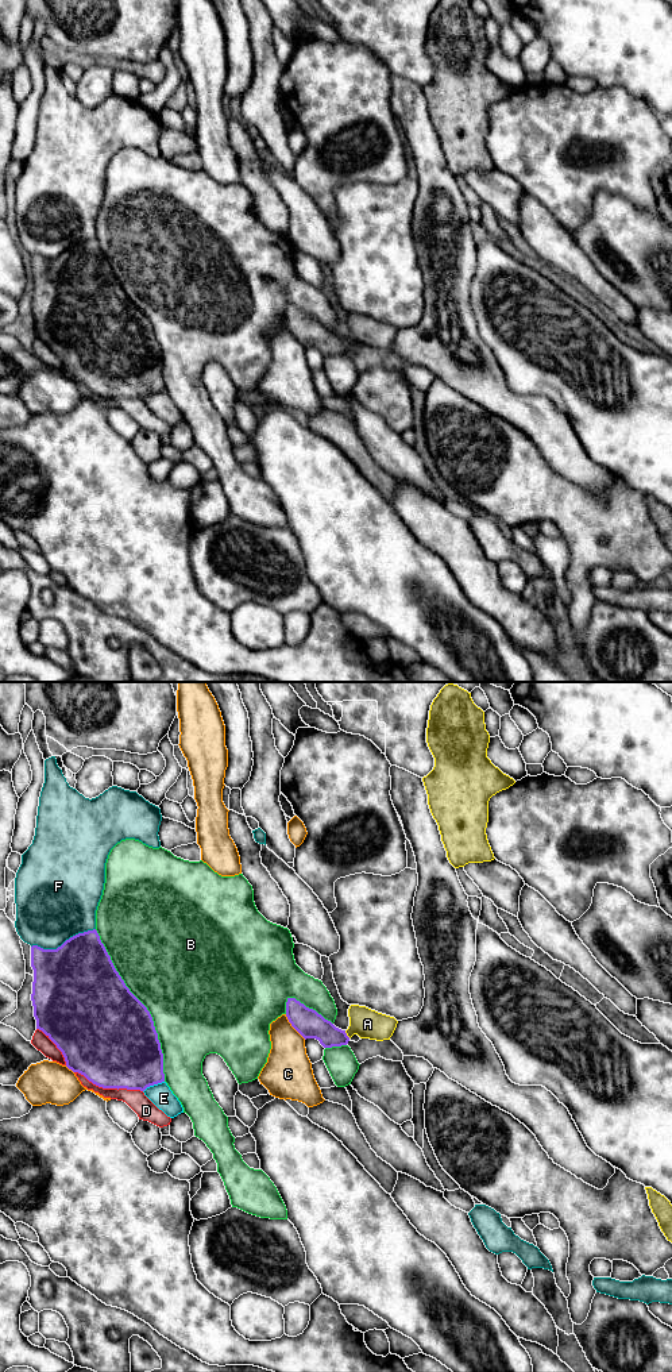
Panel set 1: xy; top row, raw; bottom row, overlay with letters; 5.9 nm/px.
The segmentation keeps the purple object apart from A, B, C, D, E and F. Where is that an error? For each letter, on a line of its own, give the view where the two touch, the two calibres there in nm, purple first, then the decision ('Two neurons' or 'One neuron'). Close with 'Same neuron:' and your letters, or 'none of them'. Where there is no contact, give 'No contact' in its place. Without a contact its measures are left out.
A: Touches purple in xy. Thickness 170 nm (purple) against 180 nm. One neuron
B: Touches purple in xy. Thickness 500 nm (purple) against 500 nm. Two neurons
C: Touches purple in xy. Thickness 170 nm (purple) against 260 nm. Two neurons
D: Touches purple in xy. Thickness 500 nm (purple) against 120 nm. Two neurons
E: Touches purple in xy. Thickness 420 nm (purple) against 140 nm. Two neurons
F: Touches purple in xy. Thickness 480 nm (purple) against 460 nm. Two neurons
Same neuron: A

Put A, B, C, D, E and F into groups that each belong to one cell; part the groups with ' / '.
A / B / C / D / E / F

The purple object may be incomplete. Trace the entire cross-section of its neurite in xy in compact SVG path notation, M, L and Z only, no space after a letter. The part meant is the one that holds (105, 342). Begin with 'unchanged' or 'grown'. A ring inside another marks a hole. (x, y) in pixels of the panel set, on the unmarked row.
unchanged; M96 238L70 246L57 258L32 254L31 275L36 338L57 354L69 378L103 397L144 400L165 390L152 325L125 294Z

